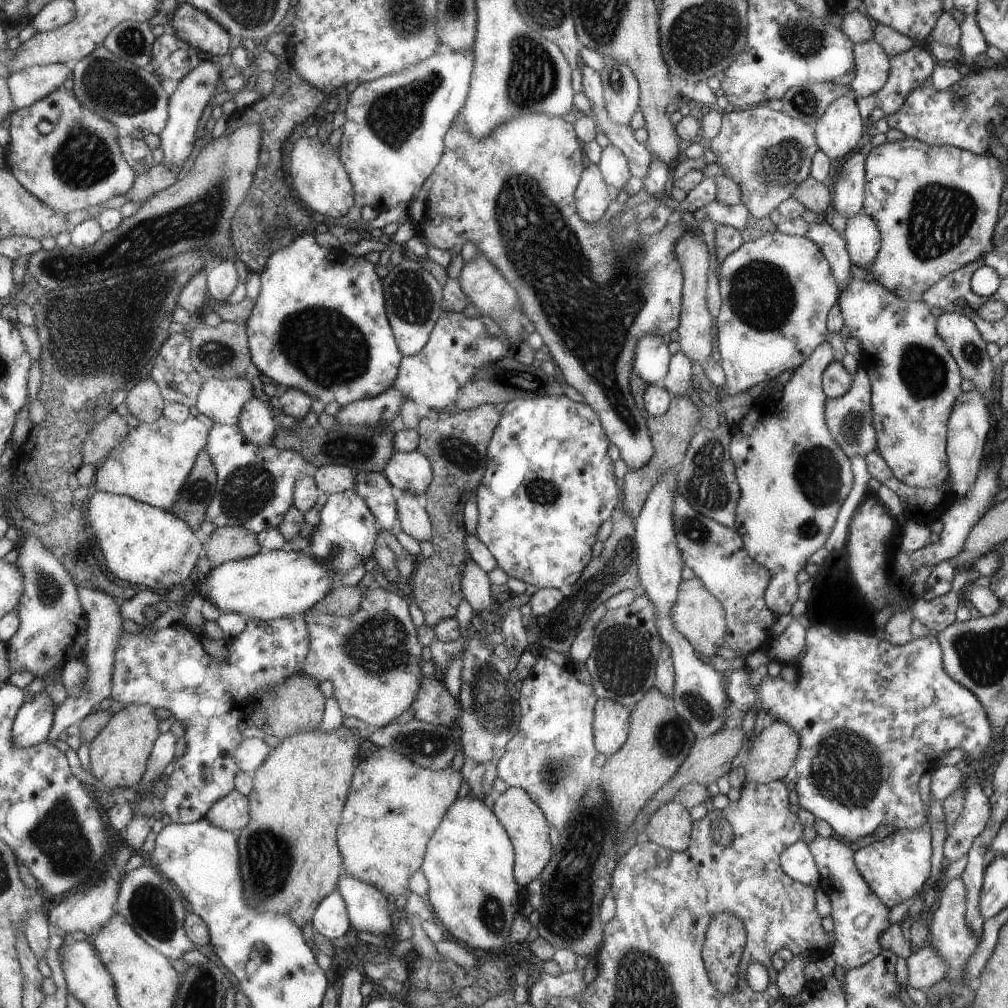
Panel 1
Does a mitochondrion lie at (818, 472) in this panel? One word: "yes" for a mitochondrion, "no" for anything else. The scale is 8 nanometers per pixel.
yes

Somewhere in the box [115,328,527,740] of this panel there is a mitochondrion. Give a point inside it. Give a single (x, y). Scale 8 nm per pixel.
(379, 644)

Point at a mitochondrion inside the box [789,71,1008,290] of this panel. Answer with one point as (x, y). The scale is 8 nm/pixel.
(941, 215)

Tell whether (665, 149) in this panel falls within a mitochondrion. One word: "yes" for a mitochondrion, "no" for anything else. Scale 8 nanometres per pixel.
no

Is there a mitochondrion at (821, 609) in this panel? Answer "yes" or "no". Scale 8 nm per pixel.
no

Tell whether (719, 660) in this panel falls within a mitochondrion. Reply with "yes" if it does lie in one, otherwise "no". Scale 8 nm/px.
no

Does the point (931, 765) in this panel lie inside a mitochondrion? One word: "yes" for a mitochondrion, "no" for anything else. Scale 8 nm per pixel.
no

